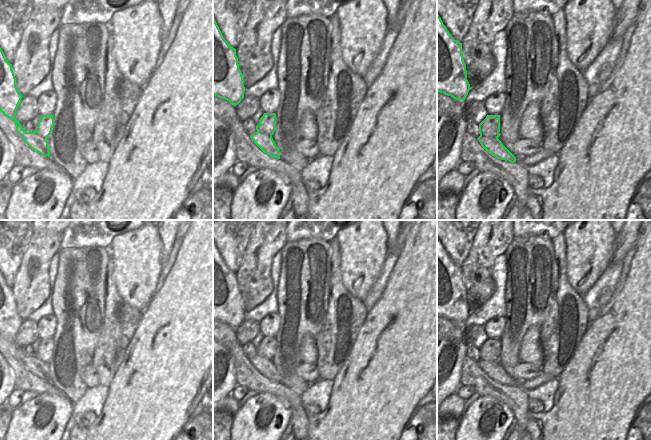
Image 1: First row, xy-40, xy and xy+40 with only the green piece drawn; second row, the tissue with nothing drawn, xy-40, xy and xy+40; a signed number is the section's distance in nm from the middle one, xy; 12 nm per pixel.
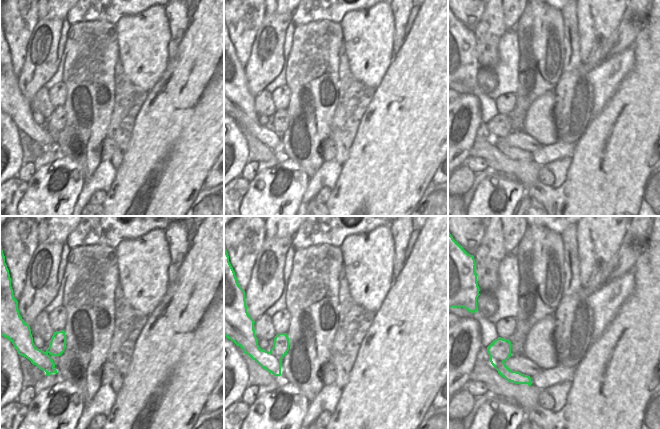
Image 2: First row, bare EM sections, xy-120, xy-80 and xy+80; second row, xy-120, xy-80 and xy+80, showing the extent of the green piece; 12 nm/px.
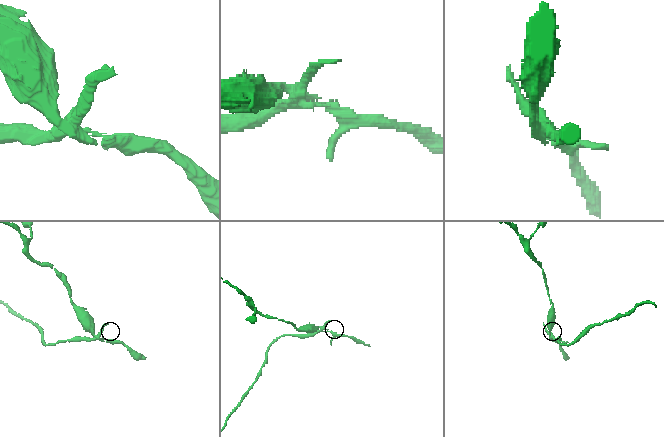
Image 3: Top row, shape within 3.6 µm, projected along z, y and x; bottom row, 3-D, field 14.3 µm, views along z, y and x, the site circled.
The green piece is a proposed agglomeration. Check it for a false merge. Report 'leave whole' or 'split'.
split

